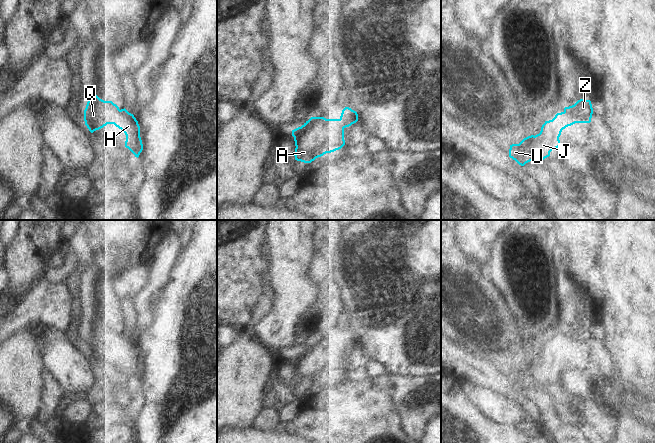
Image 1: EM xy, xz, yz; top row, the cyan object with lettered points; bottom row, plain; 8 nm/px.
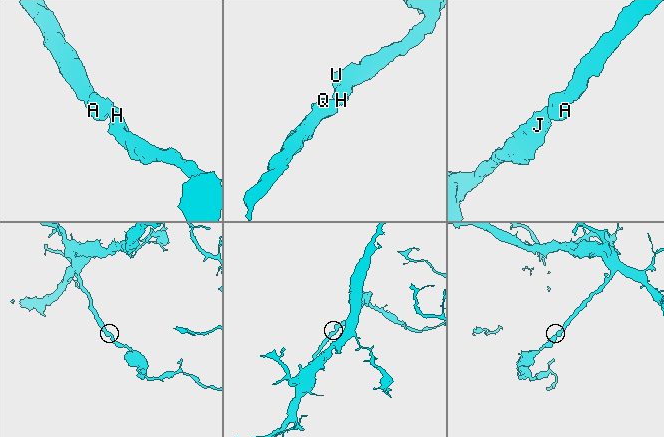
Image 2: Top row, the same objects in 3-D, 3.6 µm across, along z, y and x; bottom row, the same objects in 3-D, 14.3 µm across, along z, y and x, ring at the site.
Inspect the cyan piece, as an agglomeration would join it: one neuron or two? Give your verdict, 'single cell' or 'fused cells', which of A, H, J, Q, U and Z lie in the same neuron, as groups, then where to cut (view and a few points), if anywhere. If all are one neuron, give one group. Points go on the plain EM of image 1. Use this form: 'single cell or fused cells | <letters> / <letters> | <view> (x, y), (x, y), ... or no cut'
single cell | A H J Q U Z | no cut

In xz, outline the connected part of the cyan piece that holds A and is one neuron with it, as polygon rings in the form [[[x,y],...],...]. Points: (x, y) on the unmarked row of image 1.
[[[349,331],[342,334],[339,343],[311,341],[301,351],[292,354],[295,365],[295,384],[311,387],[326,377],[345,369],[344,353],[358,345],[358,338]]]

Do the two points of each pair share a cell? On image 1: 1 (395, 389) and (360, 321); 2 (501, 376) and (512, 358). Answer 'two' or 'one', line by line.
1: two
2: two

